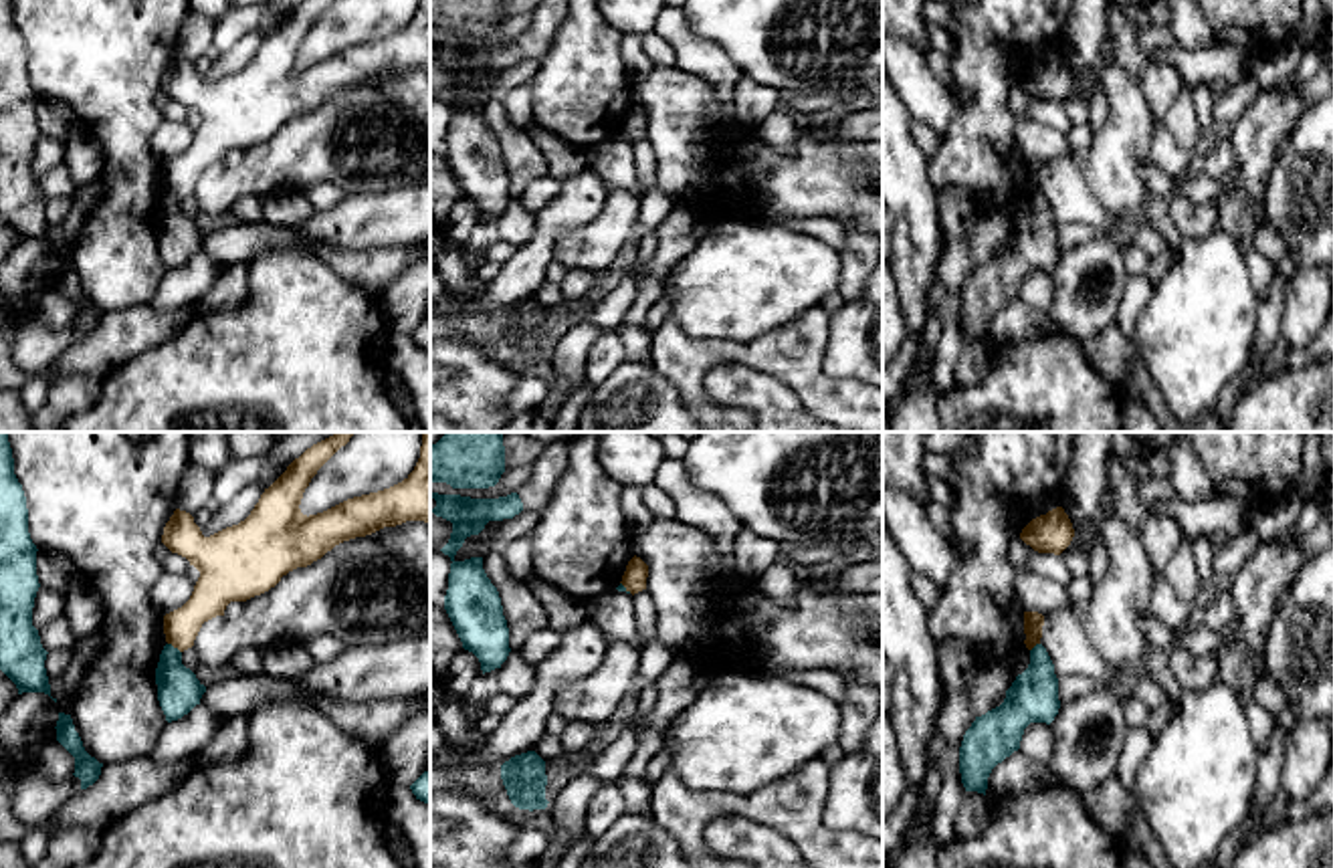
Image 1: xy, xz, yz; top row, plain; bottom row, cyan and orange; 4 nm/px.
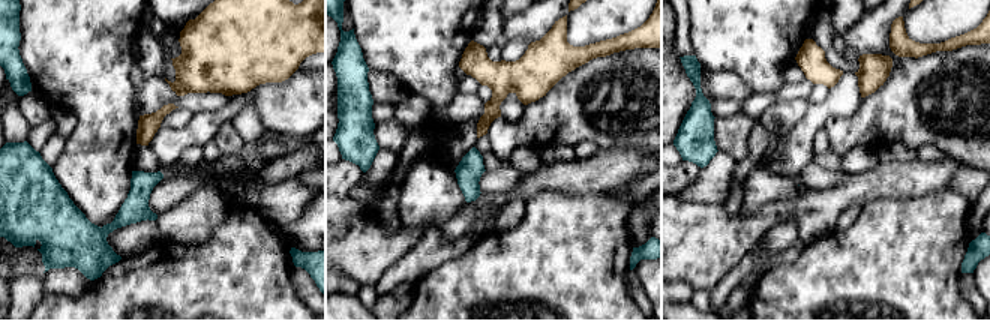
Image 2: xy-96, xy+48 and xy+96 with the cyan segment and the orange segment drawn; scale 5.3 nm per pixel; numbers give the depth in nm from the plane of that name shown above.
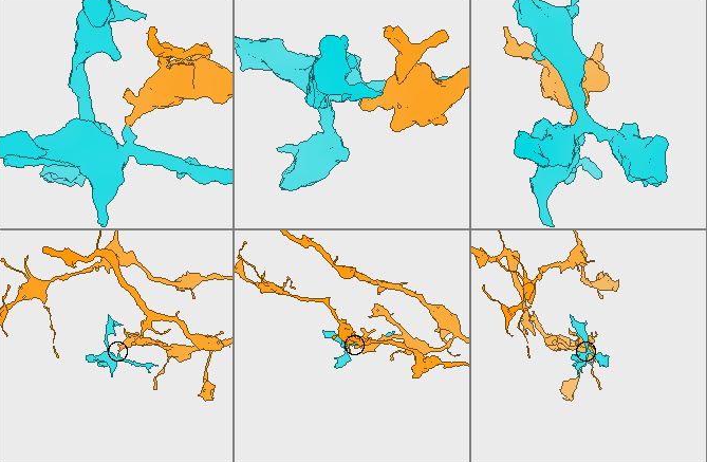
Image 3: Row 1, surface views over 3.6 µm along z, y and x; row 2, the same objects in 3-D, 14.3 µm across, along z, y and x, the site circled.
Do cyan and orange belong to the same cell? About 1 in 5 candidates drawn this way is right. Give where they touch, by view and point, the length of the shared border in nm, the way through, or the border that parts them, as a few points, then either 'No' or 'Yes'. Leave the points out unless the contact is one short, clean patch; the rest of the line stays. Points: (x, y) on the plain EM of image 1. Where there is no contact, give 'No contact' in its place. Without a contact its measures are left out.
Touches cyan at xy (172, 194). Shared border 70 nm. Boundary: xy (168, 190), (180, 200). No

